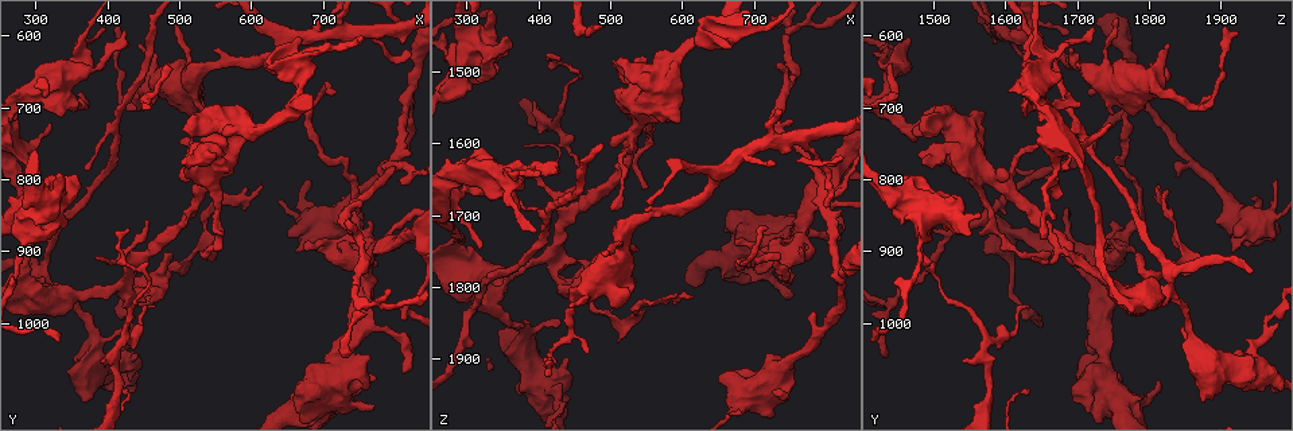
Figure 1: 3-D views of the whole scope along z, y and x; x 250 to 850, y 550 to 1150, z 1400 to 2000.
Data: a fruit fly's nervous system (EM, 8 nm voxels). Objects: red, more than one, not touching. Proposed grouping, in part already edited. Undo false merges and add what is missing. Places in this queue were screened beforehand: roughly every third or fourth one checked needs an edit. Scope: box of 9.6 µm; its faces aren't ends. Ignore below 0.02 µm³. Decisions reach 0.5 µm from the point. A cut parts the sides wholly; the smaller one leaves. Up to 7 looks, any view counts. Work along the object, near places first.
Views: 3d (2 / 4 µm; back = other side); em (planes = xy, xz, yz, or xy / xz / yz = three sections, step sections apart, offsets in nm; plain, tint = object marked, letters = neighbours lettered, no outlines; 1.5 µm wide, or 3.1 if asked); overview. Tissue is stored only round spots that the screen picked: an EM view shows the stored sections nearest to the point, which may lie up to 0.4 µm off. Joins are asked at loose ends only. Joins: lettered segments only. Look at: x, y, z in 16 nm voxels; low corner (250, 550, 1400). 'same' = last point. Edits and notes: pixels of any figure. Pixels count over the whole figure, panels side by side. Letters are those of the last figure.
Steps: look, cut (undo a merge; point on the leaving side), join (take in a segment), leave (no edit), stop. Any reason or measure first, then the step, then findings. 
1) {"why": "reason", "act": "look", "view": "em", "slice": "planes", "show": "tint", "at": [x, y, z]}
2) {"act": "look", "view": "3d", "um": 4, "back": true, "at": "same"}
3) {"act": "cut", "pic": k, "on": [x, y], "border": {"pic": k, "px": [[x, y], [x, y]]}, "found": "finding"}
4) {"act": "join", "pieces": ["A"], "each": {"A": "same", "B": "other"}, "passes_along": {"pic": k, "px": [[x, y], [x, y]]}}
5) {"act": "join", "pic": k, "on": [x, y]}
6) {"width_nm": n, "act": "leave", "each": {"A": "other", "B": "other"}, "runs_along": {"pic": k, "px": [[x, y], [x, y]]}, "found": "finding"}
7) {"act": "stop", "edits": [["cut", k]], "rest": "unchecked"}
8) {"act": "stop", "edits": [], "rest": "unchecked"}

{"why": "abrupt turn", "act": "look", "view": "3d", "um": 2, "at": [815, 975, 1615]}

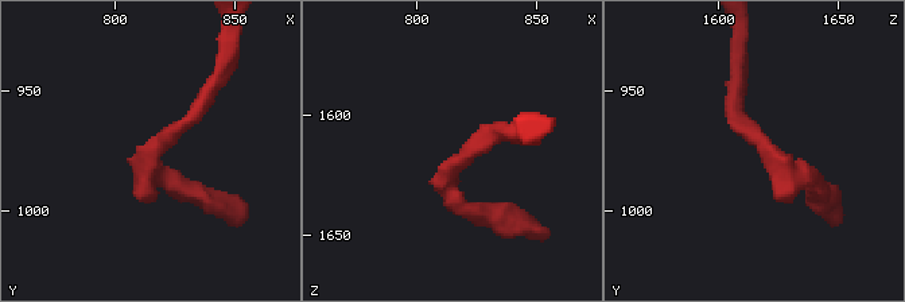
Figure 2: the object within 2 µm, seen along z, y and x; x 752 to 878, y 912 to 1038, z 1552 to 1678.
{"act": "look", "view": "em", "slice": "planes", "show": "letters", "at": [815, 974, 1620]}

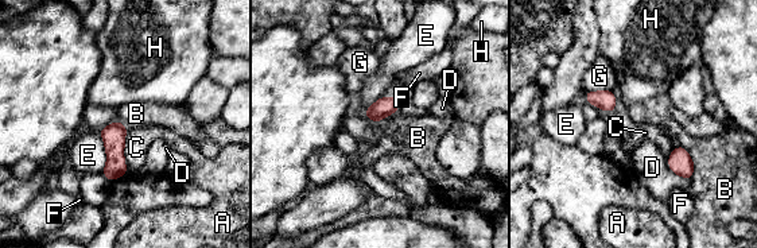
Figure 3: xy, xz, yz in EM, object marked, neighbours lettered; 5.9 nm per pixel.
{"act": "leave", "each": {"A": "other", "B": "other", "C": "other", "D": "other", "E": "other", "F": "other", "G": "other", "H": "other"}, "found": "continuous, no second neuron"}

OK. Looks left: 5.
{"why": "an open end", "act": "look", "view": "3d", "um": 4, "at": [715, 890, 1740]}

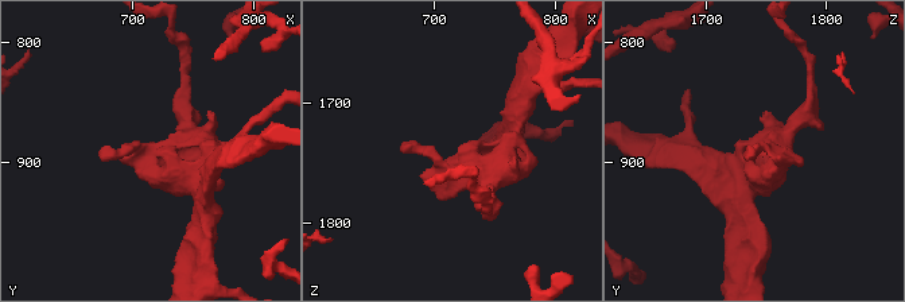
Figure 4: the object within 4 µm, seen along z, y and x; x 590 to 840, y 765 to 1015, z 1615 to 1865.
{"why": "now the EM", "act": "look", "view": "em", "slice": "xy", "step": 8, "show": "letters", "at": [720, 892, 1740]}

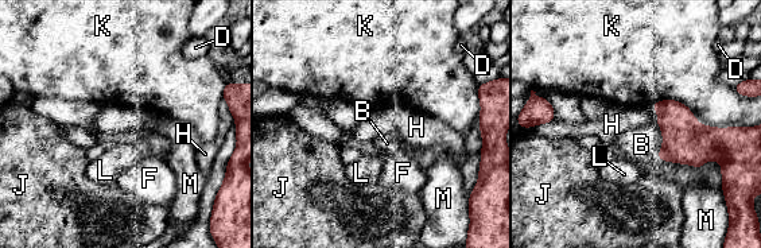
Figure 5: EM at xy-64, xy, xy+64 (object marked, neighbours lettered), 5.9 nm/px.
{"act": "leave", "each": {"B": "other", "D": "other", "F": "other", "H": "other", "J": "other", "K": "other", "L": "other", "M": "other"}, "border": {"pic": 5, "px": [[649, 105], [657, 113], [656, 120]]}, "found": "no lettered segment goes on from it"}

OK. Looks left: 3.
{"why": "free end", "act": "look", "view": "3d", "um": 2, "back": true, "at": [715, 680, 1715]}

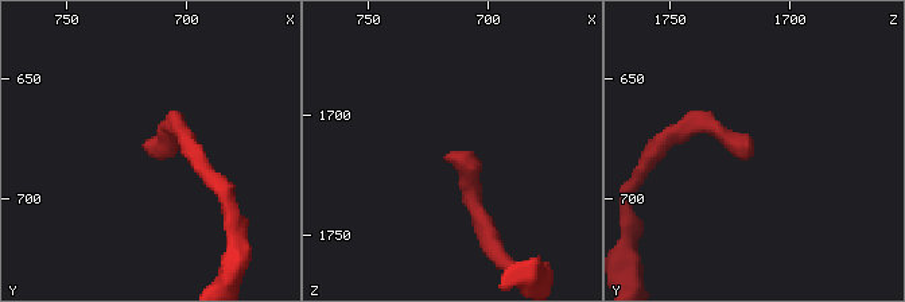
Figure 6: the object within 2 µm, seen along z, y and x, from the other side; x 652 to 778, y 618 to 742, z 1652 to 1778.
{"act": "look", "view": "em", "slice": "planes", "show": "tint", "at": [717, 680, 1716]}

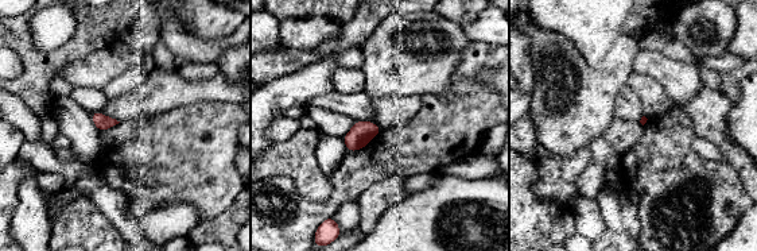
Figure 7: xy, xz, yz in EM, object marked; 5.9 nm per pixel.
{"why": "see the neighbours", "act": "look", "view": "em", "slice": "planes", "show": "letters", "at": "same"}

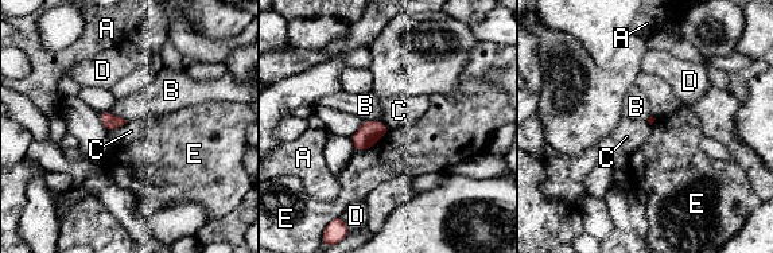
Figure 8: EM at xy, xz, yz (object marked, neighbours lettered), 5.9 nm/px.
{"act": "leave", "each": {"A": "other", "B": "other", "C": "other", "D": "other", "E": "other"}, "border": {"pic": 8, "px": [[128, 121], [108, 131]]}, "found": "none of them fits"}

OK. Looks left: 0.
{"act": "stop", "edits": [], "rest": "unchecked"}

